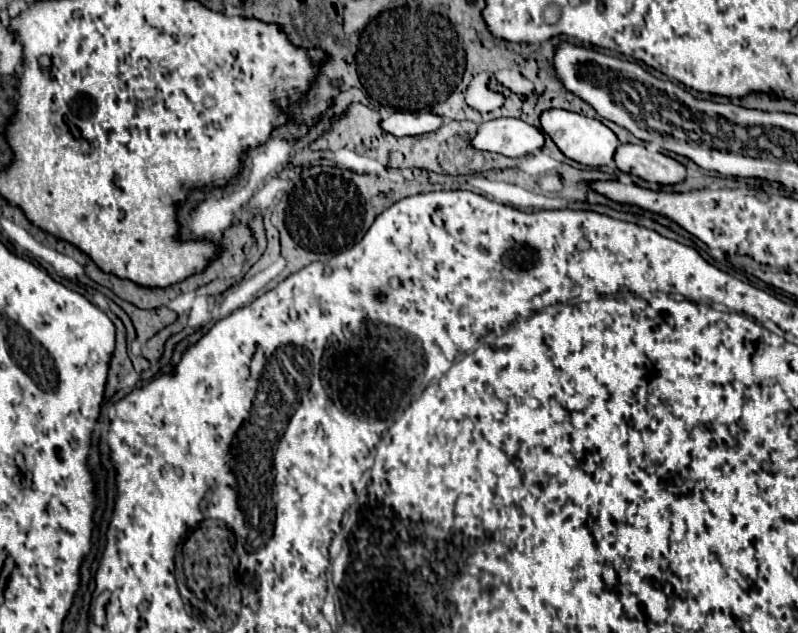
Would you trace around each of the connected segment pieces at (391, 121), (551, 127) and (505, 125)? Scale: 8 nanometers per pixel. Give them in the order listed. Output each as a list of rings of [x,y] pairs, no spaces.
[[[396,111],[390,117],[380,121],[380,127],[394,135],[394,137],[406,137],[406,135],[424,135],[430,131],[436,131],[442,123],[442,117],[434,113],[402,113]]]
[[[548,109],[540,115],[540,127],[546,135],[550,135],[550,139],[556,143],[556,147],[568,159],[578,161],[588,167],[600,167],[600,165],[612,163],[614,149],[618,147],[616,135],[606,125],[602,125],[600,121],[590,119],[586,115],[580,115],[580,113],[572,113],[572,111],[564,111],[564,109]]]
[[[492,119],[478,125],[472,139],[472,147],[482,151],[494,151],[506,157],[522,157],[538,151],[544,145],[544,135],[540,129],[524,123],[522,119]]]

